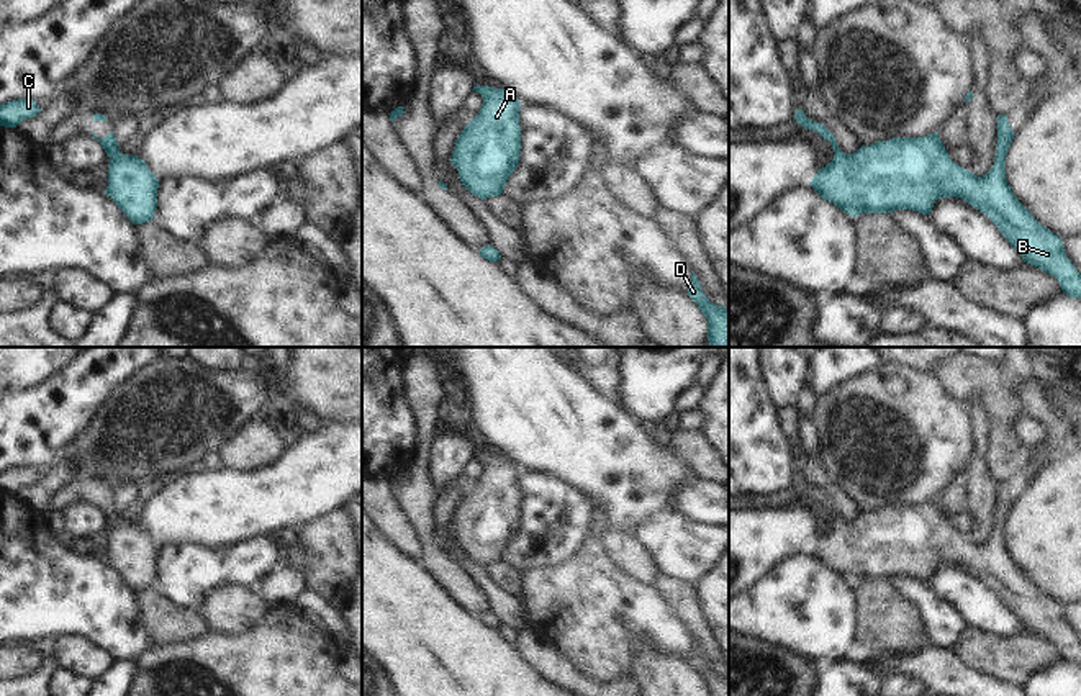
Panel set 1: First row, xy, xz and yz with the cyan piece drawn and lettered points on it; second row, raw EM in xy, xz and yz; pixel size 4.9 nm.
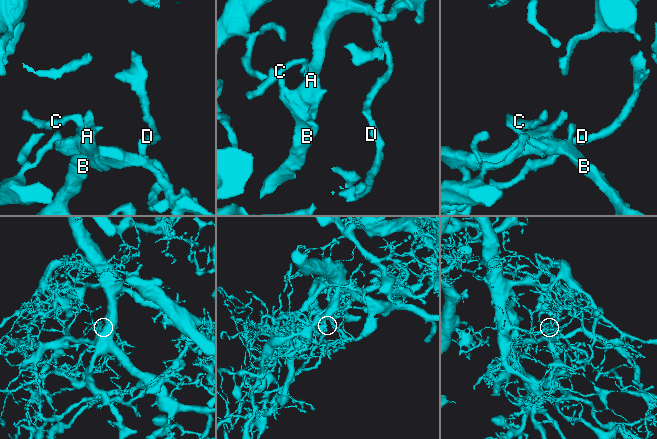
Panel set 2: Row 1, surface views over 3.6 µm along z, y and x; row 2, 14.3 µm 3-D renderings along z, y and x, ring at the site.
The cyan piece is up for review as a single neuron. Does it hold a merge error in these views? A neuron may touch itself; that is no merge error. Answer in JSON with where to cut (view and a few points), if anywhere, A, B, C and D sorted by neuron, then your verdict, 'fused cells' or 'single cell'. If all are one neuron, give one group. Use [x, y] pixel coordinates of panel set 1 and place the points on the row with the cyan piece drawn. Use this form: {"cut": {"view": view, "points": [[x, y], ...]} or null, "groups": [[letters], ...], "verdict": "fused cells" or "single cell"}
{"cut": null, "groups": [["A", "B", "C", "D"]], "verdict": "single cell"}

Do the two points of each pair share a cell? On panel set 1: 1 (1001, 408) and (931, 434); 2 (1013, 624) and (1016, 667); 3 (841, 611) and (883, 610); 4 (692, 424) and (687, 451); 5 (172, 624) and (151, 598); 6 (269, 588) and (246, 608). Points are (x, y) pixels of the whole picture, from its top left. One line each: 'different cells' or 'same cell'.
1: different cells
2: different cells
3: different cells
4: different cells
5: same cell
6: different cells

